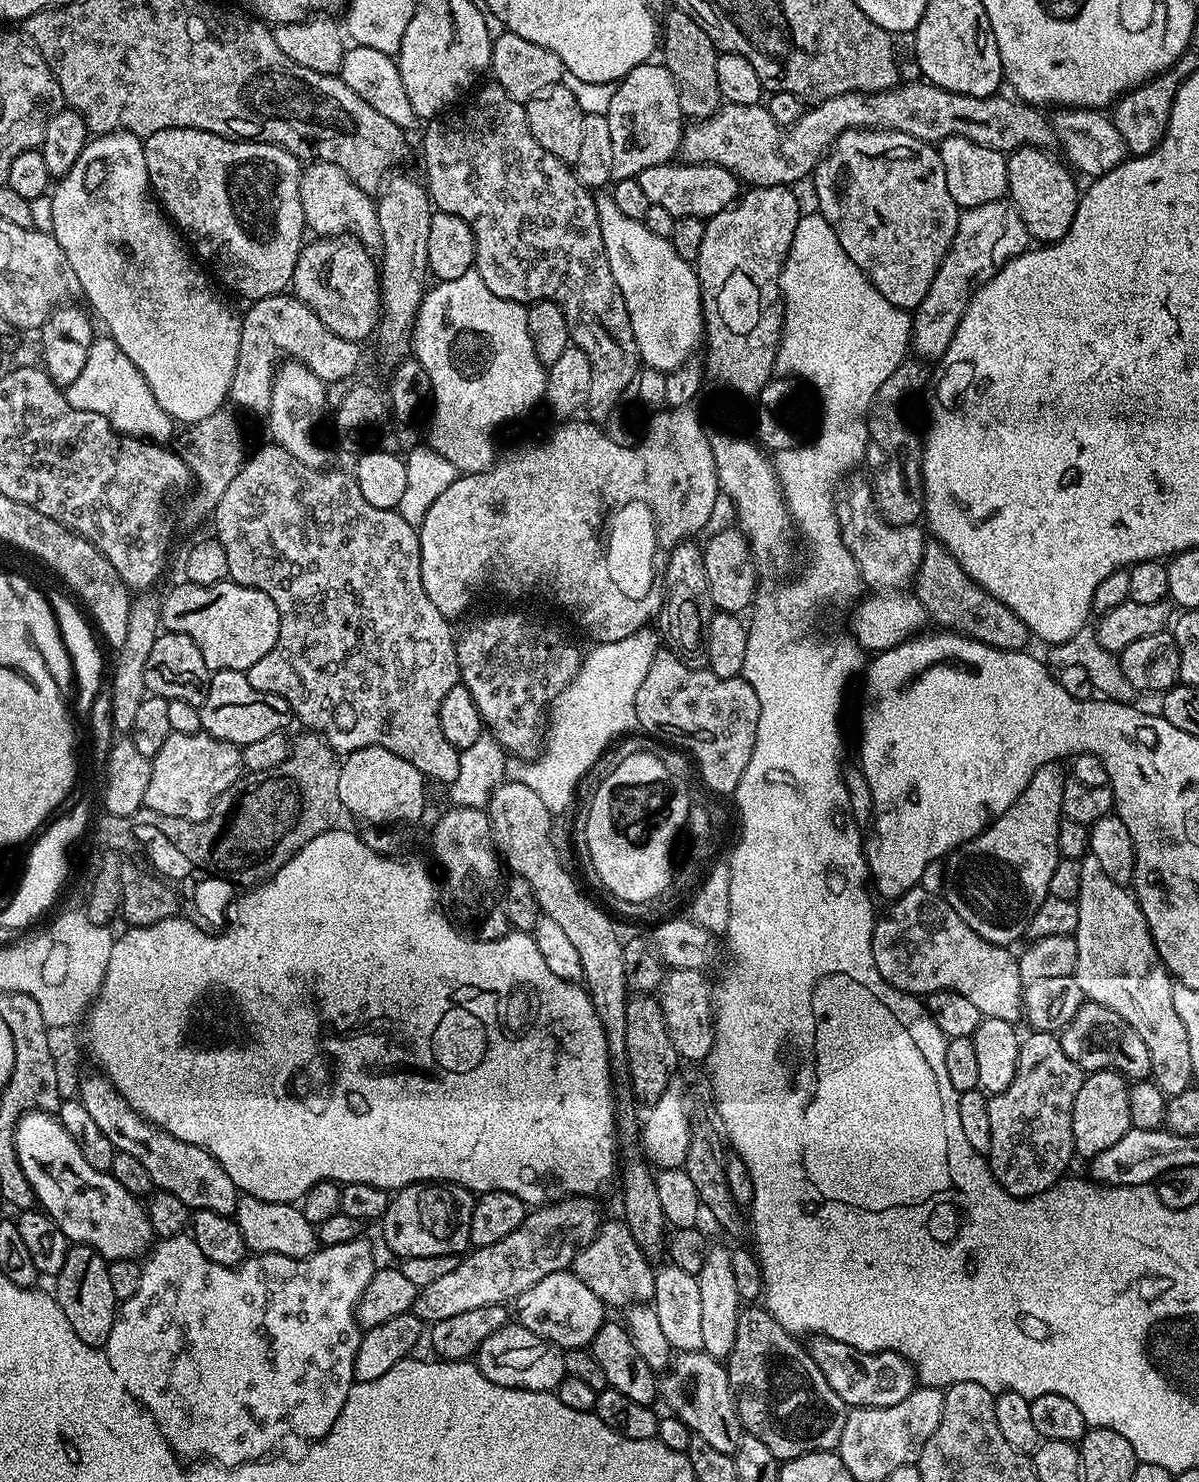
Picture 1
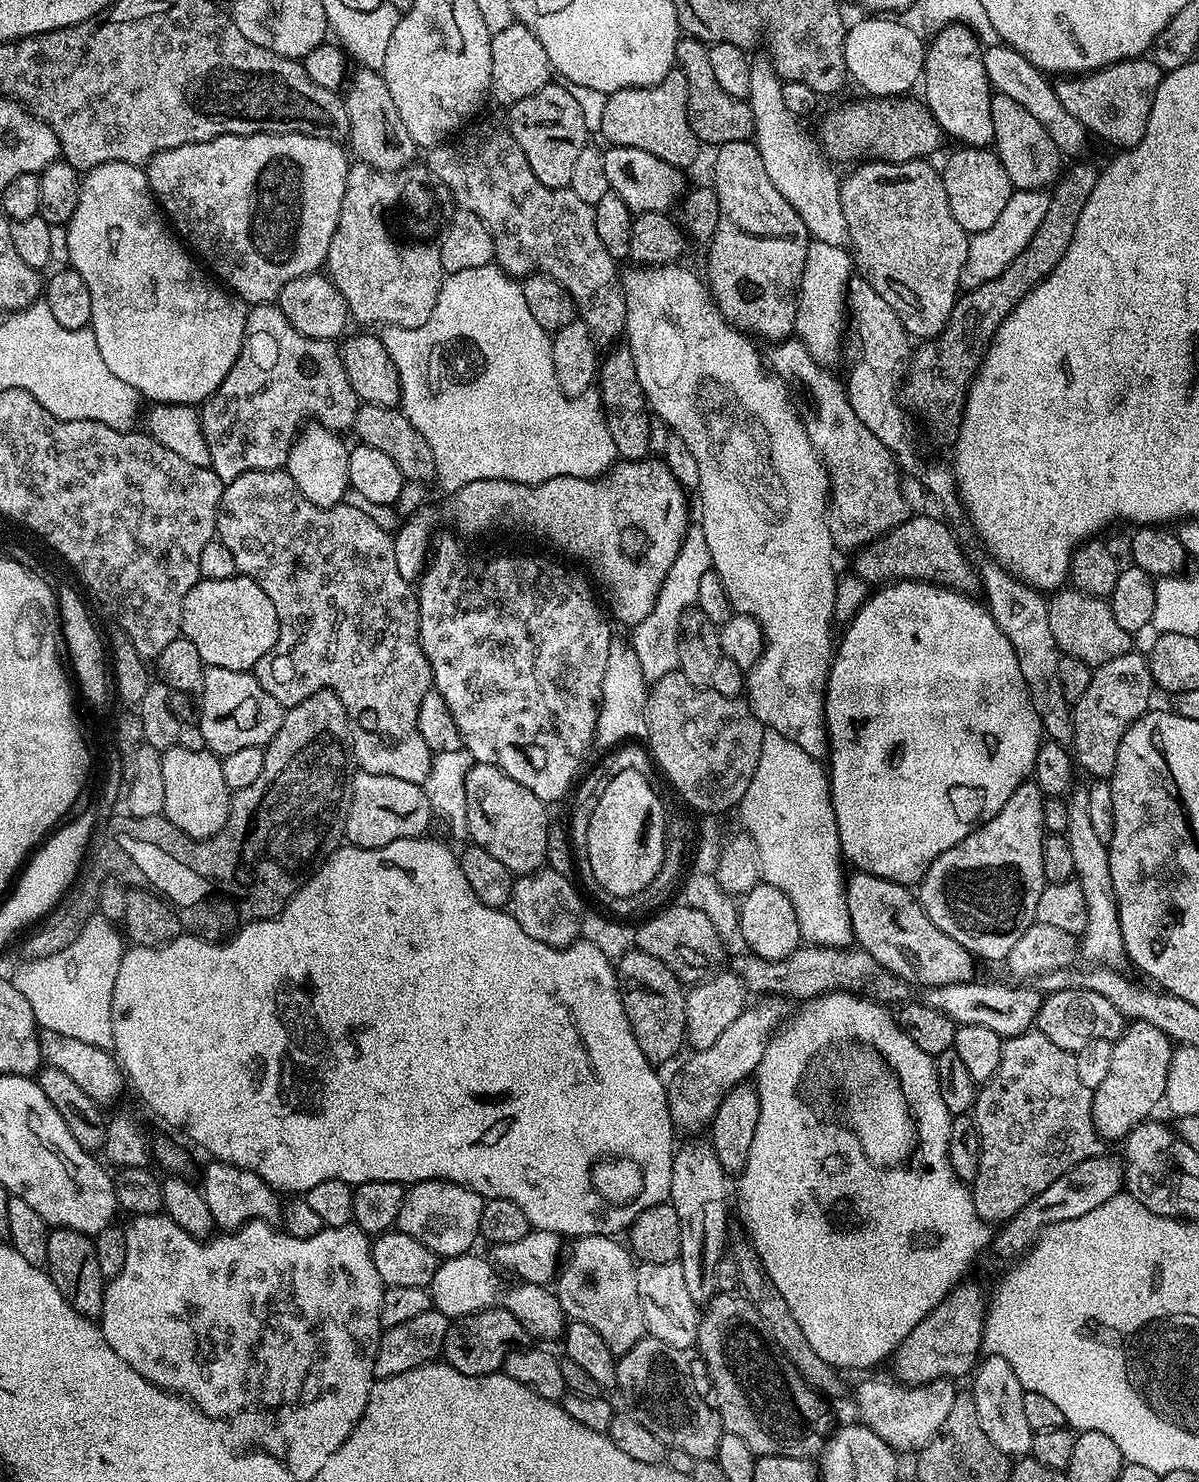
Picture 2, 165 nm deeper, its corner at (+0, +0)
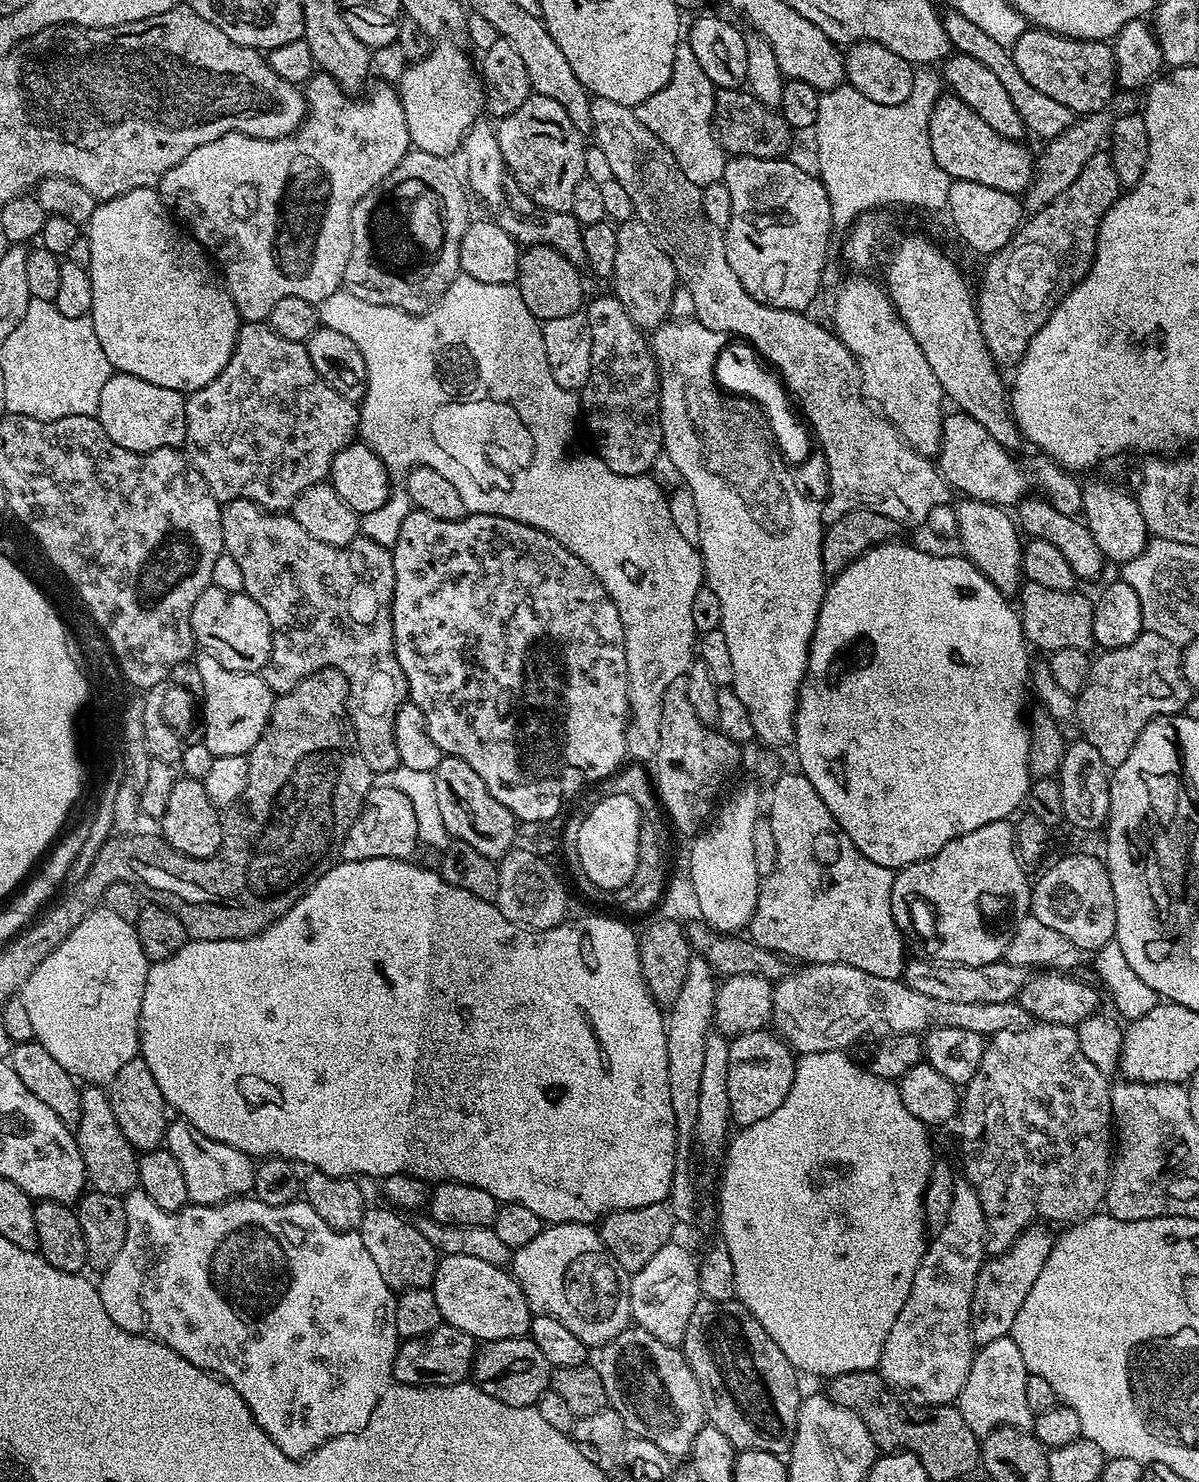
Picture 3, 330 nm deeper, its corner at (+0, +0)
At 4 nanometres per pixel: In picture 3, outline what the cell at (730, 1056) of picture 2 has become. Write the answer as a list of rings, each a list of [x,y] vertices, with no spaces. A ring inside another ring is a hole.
[[[810,964],[789,971],[781,980],[775,981],[772,990],[771,1027],[786,1041],[793,1053],[806,1052],[839,1052],[851,1049],[851,1044],[859,1036],[872,1032],[875,1028],[888,1028],[889,1033],[914,1032],[927,1034],[932,1028],[955,1026],[958,1030],[974,1030],[985,1038],[1002,1030],[1022,1030],[1033,1023],[1032,1016],[1016,1000],[1010,1002],[942,1002],[942,998],[930,998],[910,990],[903,979],[877,978],[858,970],[849,964]]]

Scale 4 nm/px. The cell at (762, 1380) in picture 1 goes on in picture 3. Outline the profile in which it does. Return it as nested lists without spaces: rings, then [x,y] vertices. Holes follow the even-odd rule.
[[[699,1299],[686,1326],[682,1351],[700,1383],[707,1423],[722,1430],[738,1450],[762,1450],[779,1457],[791,1452],[802,1399],[796,1381],[798,1369],[778,1350],[778,1342],[766,1334],[762,1322],[750,1314],[745,1304],[737,1299],[726,1302]]]

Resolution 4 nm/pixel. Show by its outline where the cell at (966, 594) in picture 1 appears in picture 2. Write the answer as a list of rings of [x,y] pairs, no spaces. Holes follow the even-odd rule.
[[[909,515],[907,520],[891,528],[879,540],[871,540],[863,548],[855,549],[851,571],[868,586],[897,580],[921,580],[924,584],[940,584],[956,592],[979,593],[981,586],[977,565],[968,561],[955,534],[943,524],[945,521],[935,520],[930,515]]]

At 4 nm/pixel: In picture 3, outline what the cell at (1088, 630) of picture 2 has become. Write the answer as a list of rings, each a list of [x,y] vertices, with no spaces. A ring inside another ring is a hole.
[[[1028,580],[1021,583],[1018,593],[1019,600],[1020,625],[1024,631],[1025,641],[1033,649],[1041,648],[1044,654],[1051,654],[1058,650],[1066,650],[1067,648],[1088,650],[1093,647],[1093,601],[1091,599],[1087,600],[1079,590],[1070,592],[1050,590],[1050,586],[1038,586],[1038,582]]]

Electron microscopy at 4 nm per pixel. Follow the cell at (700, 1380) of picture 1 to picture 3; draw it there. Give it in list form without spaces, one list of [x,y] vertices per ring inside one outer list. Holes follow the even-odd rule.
[[[629,1326],[622,1334],[618,1334],[610,1342],[599,1349],[600,1361],[594,1367],[602,1374],[602,1386],[606,1386],[606,1398],[610,1407],[622,1418],[629,1433],[646,1438],[646,1442],[654,1442],[666,1454],[673,1458],[684,1458],[691,1453],[694,1438],[698,1430],[706,1423],[704,1399],[698,1378],[694,1378],[694,1370],[688,1365],[683,1351],[666,1342],[656,1341],[653,1334],[637,1326]]]

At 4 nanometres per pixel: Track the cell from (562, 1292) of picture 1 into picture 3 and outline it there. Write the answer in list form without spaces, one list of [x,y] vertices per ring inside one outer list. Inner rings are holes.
[[[444,1256],[437,1263],[431,1290],[438,1302],[441,1321],[470,1334],[477,1342],[518,1338],[532,1331],[534,1313],[526,1302],[522,1286],[511,1271],[490,1266],[490,1262],[465,1256]]]

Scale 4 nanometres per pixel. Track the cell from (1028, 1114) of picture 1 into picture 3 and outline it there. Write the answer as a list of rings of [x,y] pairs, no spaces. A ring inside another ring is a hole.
[[[1033,1022],[1022,1030],[1002,1030],[987,1037],[982,1066],[978,1066],[978,1074],[970,1078],[962,1092],[962,1111],[958,1116],[960,1124],[960,1140],[964,1150],[964,1172],[967,1183],[978,1194],[978,1202],[982,1202],[982,1214],[986,1222],[986,1248],[991,1255],[997,1256],[1009,1248],[1027,1228],[1037,1222],[1057,1220],[1060,1226],[1075,1226],[1087,1216],[1097,1215],[1104,1204],[1104,1196],[1108,1192],[1108,1173],[1112,1171],[1114,1159],[1114,1121],[1112,1119],[1112,1084],[1109,1077],[1086,1054],[1082,1054],[1082,1045],[1078,1042],[1078,1034],[1071,1024],[1046,1024]]]

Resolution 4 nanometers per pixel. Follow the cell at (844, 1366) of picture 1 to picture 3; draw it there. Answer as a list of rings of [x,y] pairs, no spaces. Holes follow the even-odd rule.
[[[1043,1223],[1033,1224],[1005,1252],[989,1255],[980,1267],[972,1295],[972,1338],[977,1345],[994,1342],[994,1338],[1007,1336],[1015,1329],[1018,1310],[1022,1310],[1022,1302],[1026,1302],[1038,1274],[1042,1274],[1046,1258],[1050,1258],[1054,1236],[1044,1228]]]

